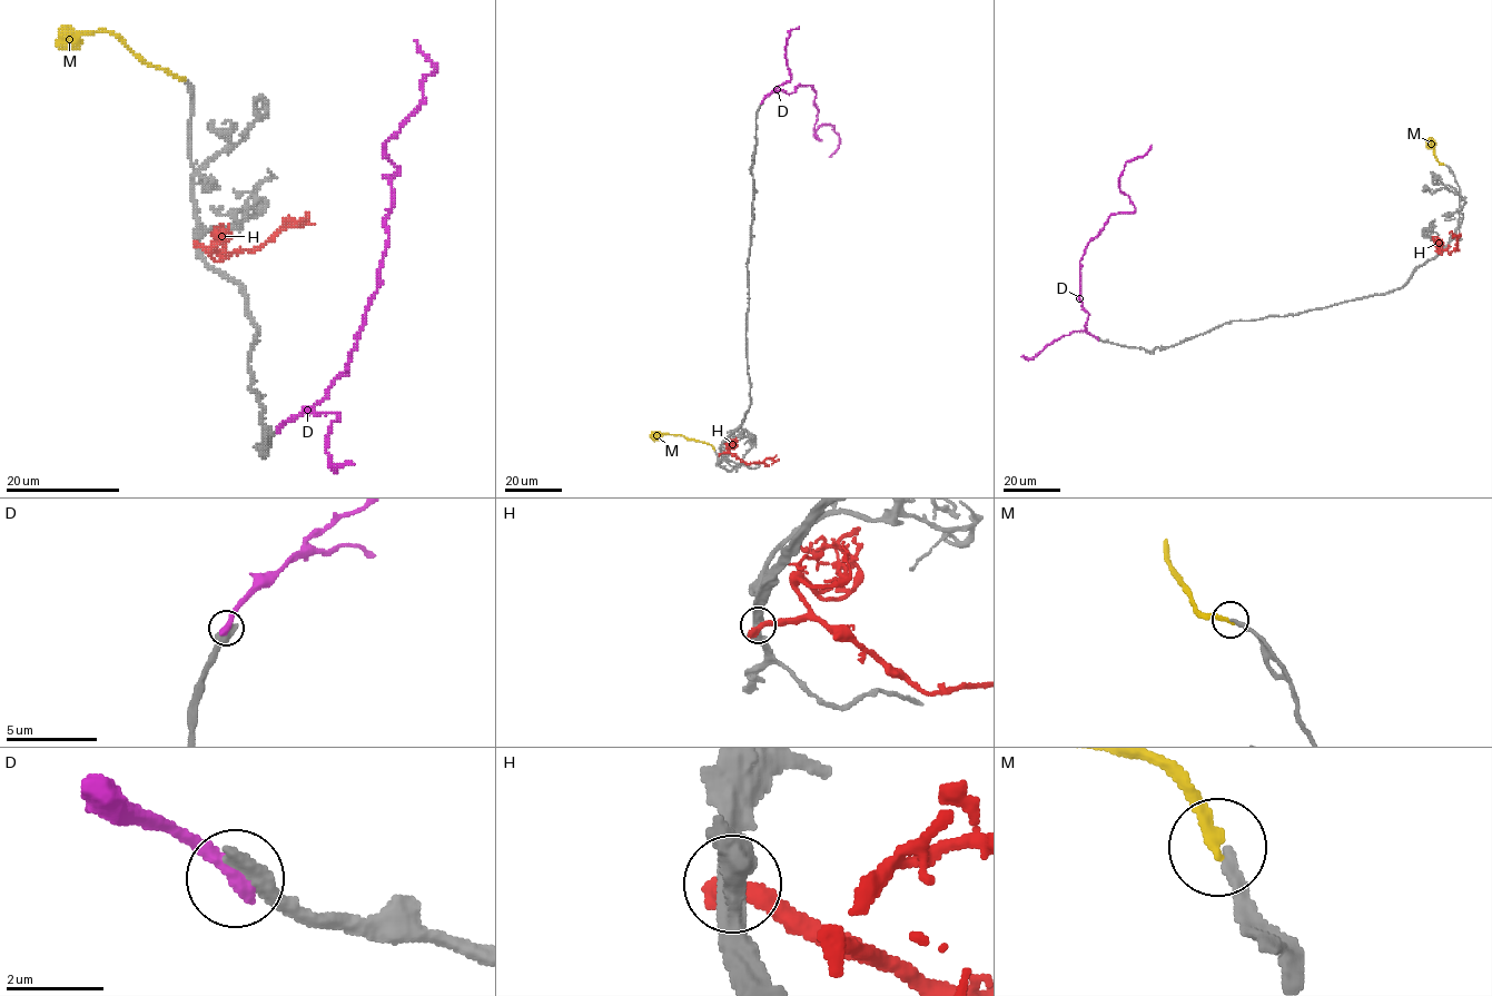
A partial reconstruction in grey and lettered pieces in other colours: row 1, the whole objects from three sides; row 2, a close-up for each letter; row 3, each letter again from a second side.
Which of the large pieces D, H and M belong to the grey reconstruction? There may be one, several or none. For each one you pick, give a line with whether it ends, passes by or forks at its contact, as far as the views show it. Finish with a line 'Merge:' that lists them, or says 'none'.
M: it ends
Merge: M

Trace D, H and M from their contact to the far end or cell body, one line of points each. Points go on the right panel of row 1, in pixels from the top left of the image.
D: (1098, 338), (1086, 329), (1079, 260), (1110, 215), (1135, 210), (1119, 177), (1152, 144)
H: (1448, 246), (1450, 253), (1458, 249), (1453, 236)
M: (1444, 164), (1436, 159), (1431, 147)

